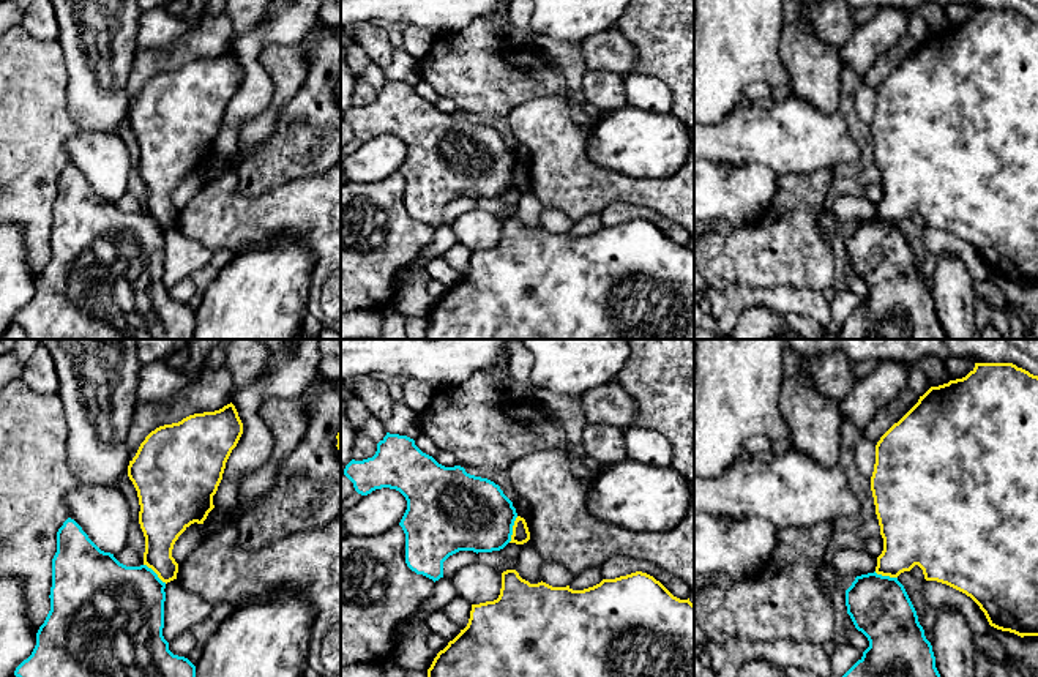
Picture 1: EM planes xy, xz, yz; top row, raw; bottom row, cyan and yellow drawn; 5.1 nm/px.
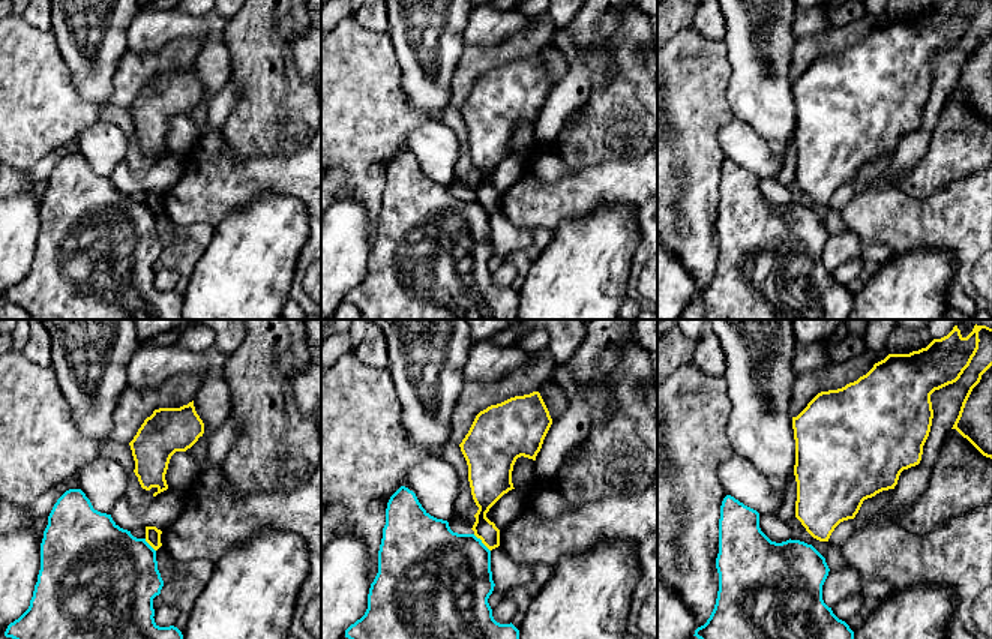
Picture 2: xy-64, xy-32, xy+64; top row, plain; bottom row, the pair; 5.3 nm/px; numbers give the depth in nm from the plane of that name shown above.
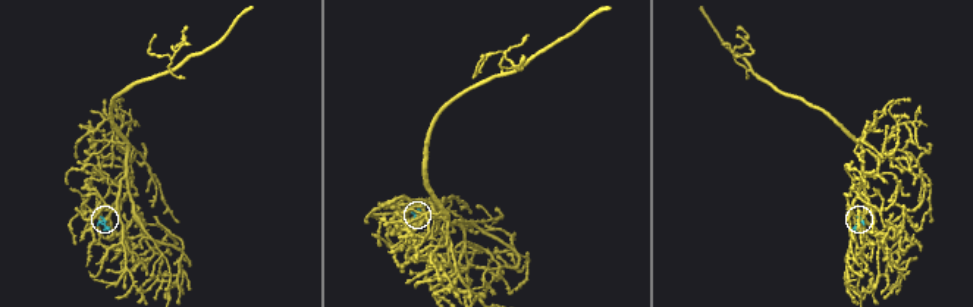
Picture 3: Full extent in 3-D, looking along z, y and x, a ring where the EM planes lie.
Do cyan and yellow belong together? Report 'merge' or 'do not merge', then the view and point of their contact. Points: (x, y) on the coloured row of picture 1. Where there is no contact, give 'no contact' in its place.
do not merge; contact xz (511, 529)

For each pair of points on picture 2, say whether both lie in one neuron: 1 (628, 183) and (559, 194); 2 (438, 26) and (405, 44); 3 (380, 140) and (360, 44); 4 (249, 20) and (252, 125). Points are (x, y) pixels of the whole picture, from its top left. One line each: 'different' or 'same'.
1: same
2: same
3: same
4: same

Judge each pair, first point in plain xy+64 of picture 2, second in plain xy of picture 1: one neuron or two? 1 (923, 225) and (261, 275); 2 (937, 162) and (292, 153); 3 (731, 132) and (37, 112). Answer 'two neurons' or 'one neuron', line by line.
1: two neurons
2: one neuron
3: two neurons

